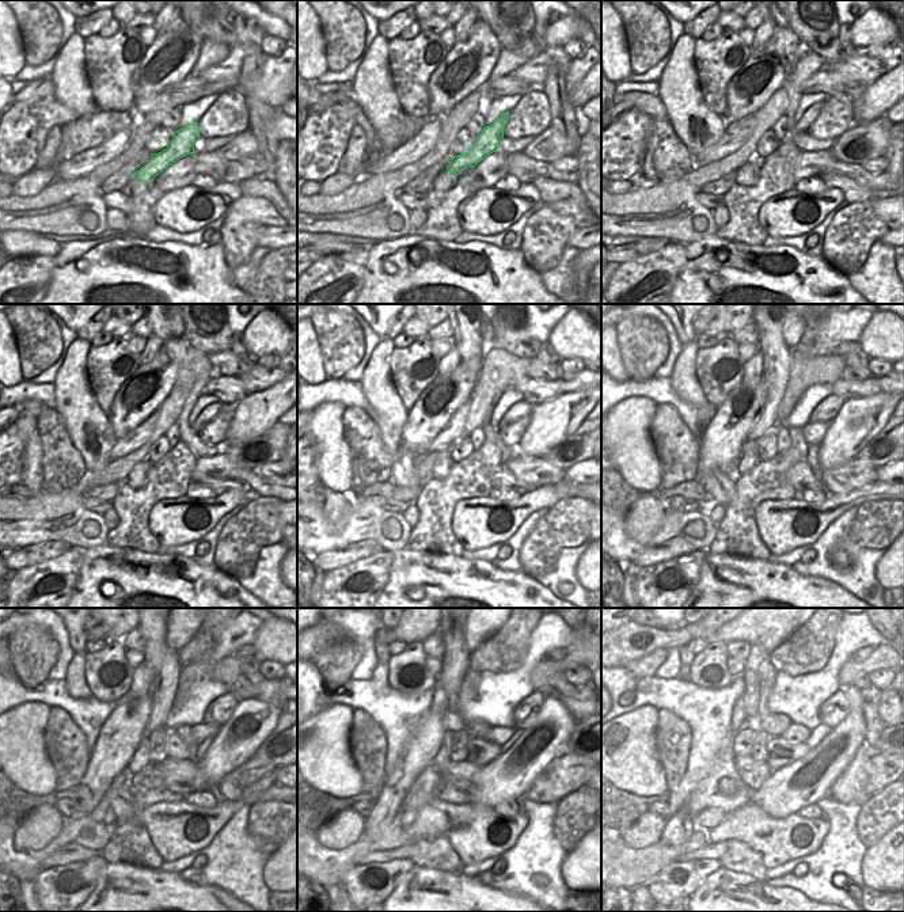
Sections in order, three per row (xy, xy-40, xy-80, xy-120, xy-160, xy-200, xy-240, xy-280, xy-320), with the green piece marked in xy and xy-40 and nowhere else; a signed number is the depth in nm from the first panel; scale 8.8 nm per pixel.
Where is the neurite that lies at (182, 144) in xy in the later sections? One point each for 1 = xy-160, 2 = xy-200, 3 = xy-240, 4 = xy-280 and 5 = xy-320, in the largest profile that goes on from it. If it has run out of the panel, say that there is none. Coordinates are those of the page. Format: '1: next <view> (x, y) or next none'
1: next xy-160 (521, 409)
2: next xy-200 (825, 411)
3: next xy-240 (219, 711)
4: next xy-280 (527, 710)
5: next xy-320 (835, 709)

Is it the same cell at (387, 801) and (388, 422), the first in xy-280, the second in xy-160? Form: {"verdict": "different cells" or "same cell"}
{"verdict": "different cells"}

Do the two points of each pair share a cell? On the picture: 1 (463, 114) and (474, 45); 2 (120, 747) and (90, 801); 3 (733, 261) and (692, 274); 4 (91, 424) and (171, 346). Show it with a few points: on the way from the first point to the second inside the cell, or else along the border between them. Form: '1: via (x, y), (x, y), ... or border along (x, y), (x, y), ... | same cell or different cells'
1: border along (478, 88), (441, 117) | different cells
2: via (107, 760), (94, 787) | same cell
3: via (724, 270), (720, 274), (702, 274) | same cell
4: border along (106, 415), (116, 439) | different cells

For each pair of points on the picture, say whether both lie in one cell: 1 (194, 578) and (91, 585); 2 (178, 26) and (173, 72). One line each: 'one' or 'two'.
1: one
2: one

